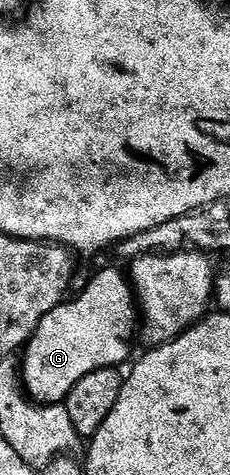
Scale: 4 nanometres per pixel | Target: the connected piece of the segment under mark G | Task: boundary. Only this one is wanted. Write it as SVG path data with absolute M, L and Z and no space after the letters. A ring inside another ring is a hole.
M103 270L92 277L88 287L70 300L60 302L41 324L37 324L35 334L27 341L21 354L21 377L30 397L40 404L59 404L66 399L67 393L89 372L97 368L119 368L131 354L131 337L137 334L137 303L135 292L128 275L119 270Z

